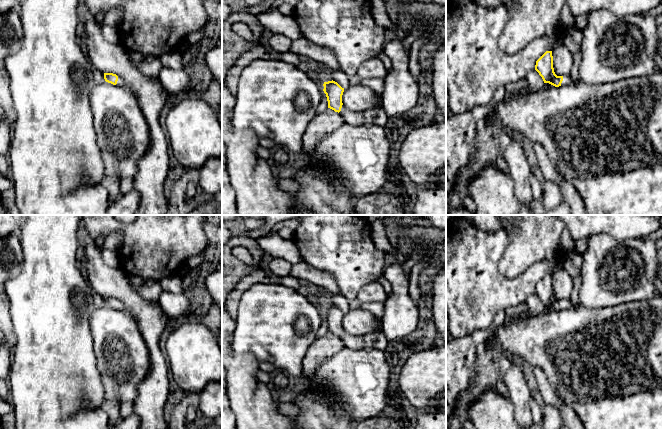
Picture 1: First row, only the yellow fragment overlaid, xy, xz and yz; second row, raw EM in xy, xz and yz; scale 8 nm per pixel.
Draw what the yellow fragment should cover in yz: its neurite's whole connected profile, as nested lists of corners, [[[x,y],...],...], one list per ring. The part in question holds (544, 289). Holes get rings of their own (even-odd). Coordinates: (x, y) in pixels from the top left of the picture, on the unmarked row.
[[[546,275],[537,285],[535,294],[542,301],[544,307],[549,307],[555,311],[573,308],[570,299],[557,300],[553,292],[552,275]]]

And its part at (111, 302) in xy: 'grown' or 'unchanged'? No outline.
grown

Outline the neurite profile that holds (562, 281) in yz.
[[[563,267],[552,274],[553,292],[557,300],[569,299],[573,290],[573,277]]]

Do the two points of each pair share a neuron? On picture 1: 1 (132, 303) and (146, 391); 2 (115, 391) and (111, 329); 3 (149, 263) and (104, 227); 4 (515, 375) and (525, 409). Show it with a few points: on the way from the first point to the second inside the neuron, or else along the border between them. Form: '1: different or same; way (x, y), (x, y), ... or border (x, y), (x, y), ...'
1: same; way (151, 325), (151, 336), (155, 351), (155, 369)
2: same; way (115, 376), (115, 344)
3: same; way (144, 250), (122, 228), (117, 227)
4: same; way (517, 383), (520, 401)

